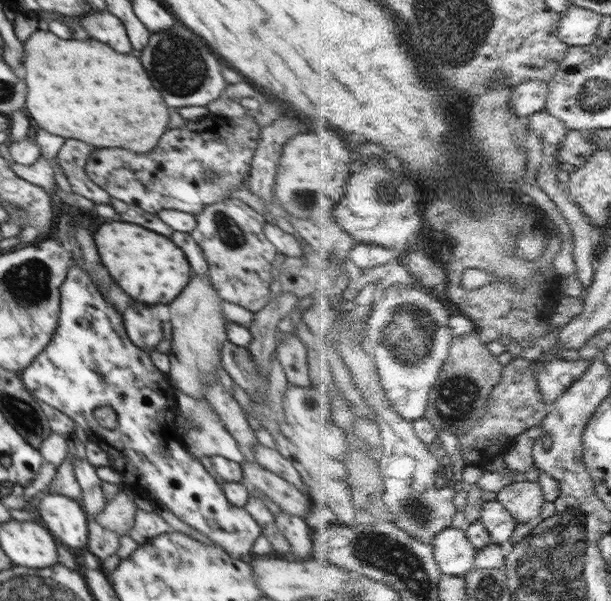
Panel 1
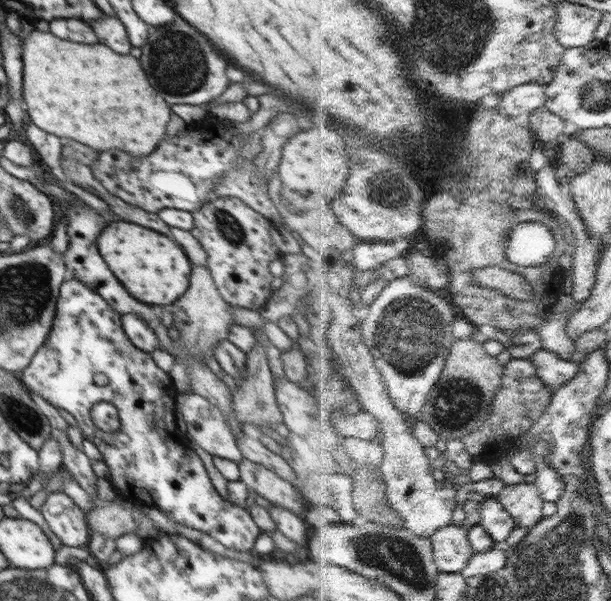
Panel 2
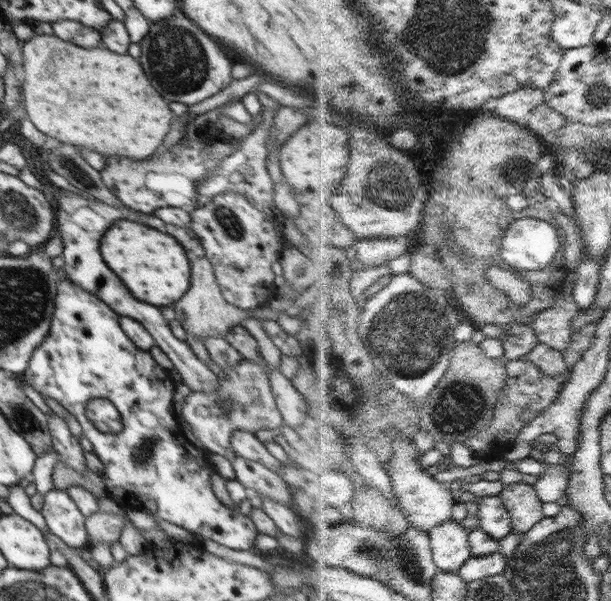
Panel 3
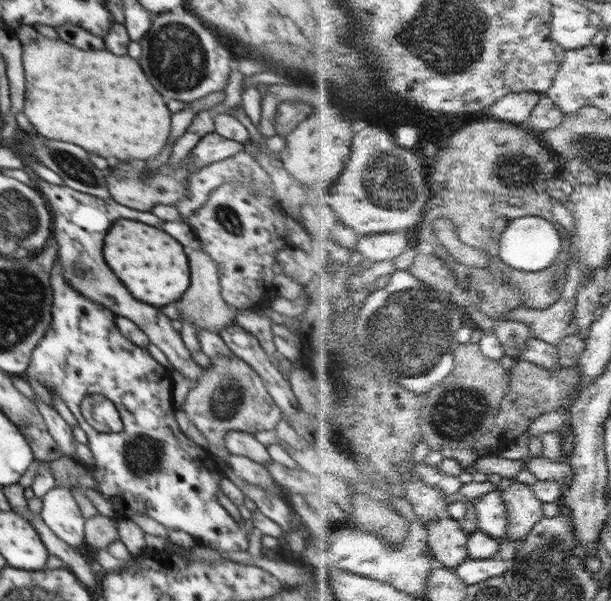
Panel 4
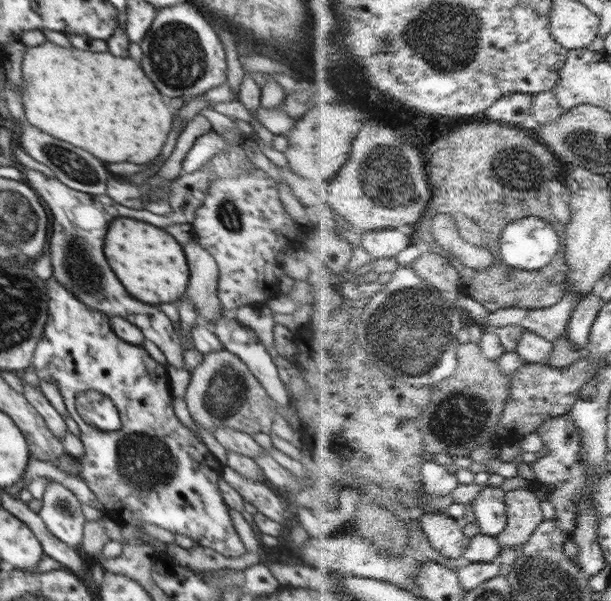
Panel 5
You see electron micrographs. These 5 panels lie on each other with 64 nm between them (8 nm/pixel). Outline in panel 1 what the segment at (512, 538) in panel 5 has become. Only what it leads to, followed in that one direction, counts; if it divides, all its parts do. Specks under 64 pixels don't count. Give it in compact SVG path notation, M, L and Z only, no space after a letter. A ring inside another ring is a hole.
M530 480L506 486L497 494L497 499L520 523L540 521L547 501L543 486L538 481L530 482Z

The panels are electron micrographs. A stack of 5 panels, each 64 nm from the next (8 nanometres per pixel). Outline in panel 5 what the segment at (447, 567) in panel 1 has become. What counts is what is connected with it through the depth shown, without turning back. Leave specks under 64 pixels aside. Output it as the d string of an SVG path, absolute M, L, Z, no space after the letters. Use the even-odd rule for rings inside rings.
M448 511L421 514L422 528L434 549L448 558L464 560L470 538L464 525Z

